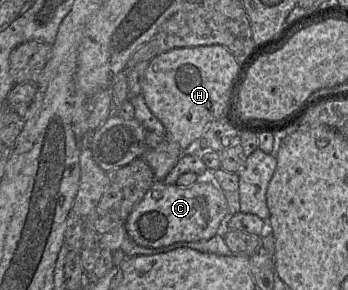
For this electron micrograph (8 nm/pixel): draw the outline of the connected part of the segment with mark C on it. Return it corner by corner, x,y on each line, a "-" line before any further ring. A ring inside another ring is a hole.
155,180
143,199
130,213
125,229
129,237
138,245
161,248
177,242
208,241
218,234
229,217
228,203
224,193
213,181
197,181
191,186
179,187

